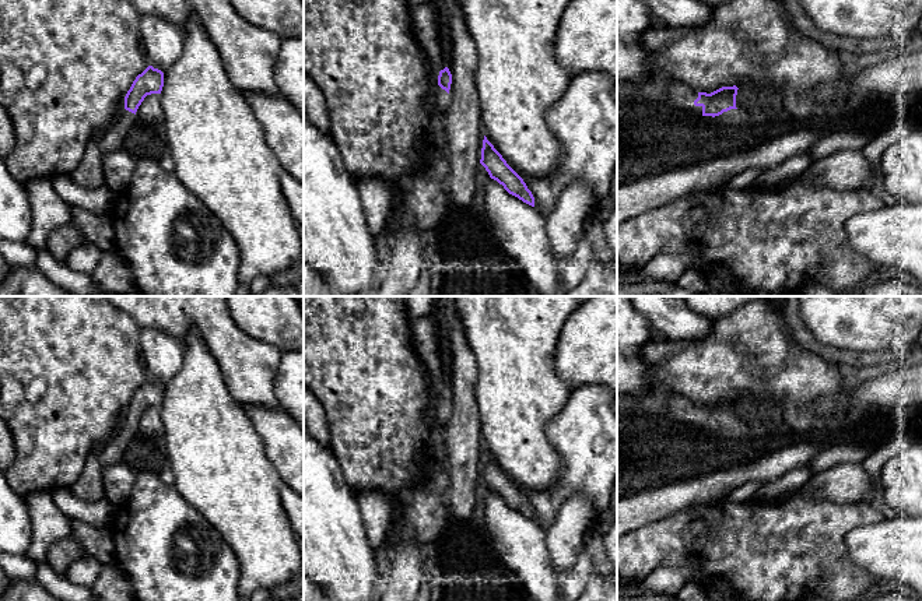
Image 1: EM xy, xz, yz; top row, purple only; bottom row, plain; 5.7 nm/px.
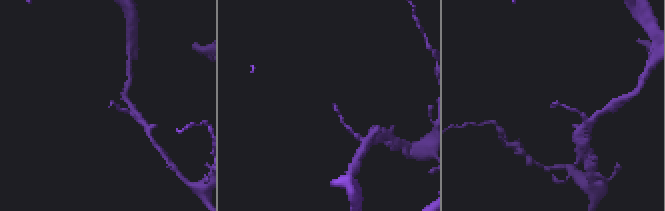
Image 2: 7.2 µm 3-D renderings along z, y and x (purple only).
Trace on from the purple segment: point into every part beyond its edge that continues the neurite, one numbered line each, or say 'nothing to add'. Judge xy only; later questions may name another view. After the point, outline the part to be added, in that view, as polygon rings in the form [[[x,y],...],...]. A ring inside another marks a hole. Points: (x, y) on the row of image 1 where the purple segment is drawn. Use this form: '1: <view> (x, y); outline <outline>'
1: xy (112, 137); outline [[[123,108],[113,120],[102,129],[102,133],[97,140],[102,154],[122,150],[125,138],[134,122],[136,115]]]

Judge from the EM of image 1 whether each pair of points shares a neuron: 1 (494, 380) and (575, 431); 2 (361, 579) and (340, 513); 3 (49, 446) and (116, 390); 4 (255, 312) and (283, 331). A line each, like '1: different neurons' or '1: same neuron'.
1: different neurons
2: same neuron
3: same neuron
4: same neuron

